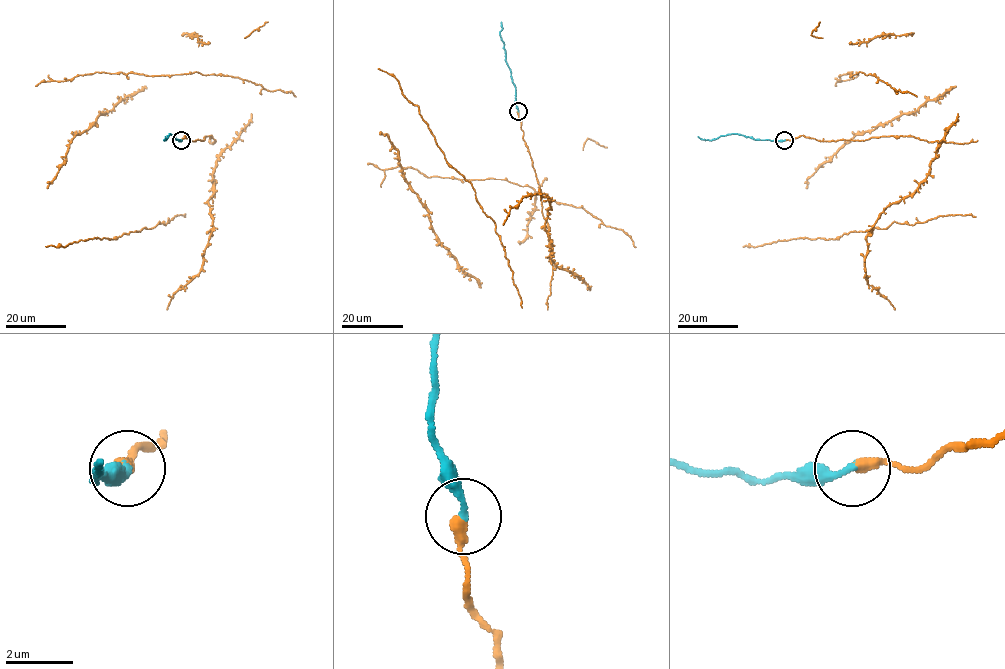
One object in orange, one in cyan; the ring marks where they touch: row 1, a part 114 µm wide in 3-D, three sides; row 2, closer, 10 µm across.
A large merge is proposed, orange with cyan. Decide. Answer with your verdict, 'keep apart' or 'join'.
join

